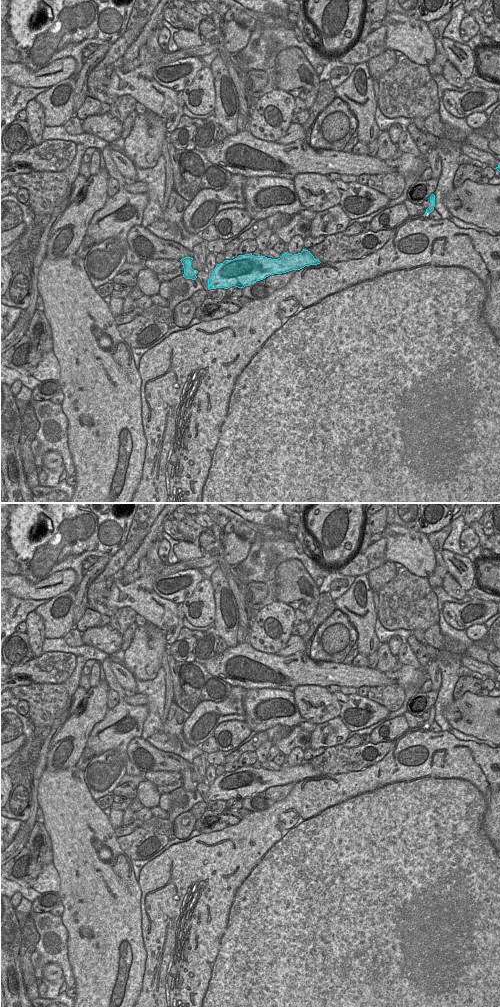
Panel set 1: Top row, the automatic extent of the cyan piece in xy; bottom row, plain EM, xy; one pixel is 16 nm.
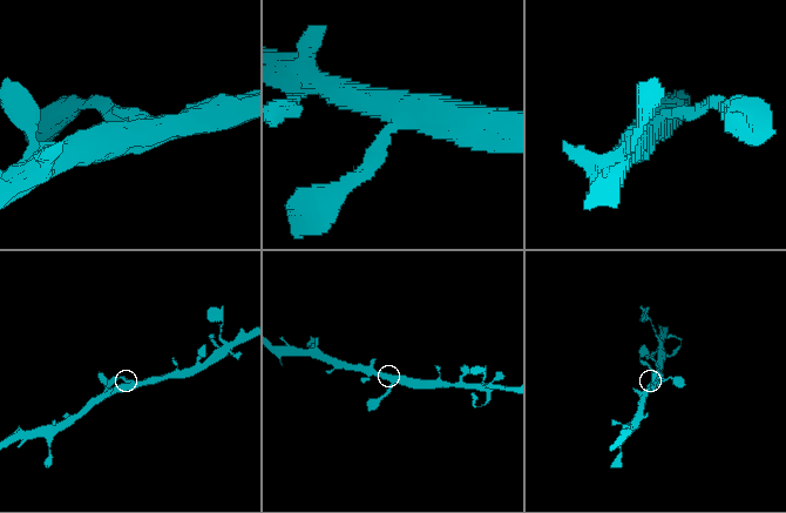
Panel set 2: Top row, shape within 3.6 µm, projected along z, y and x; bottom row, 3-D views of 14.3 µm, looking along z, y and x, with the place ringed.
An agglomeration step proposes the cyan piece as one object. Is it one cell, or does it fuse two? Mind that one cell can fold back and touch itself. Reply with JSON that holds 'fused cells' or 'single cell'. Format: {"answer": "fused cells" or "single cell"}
{"answer": "single cell"}

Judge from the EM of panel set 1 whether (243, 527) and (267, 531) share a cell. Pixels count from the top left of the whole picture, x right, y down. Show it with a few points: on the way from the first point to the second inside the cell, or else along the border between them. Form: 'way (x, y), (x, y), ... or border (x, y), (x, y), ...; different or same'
way (249, 528), (261, 529); same

